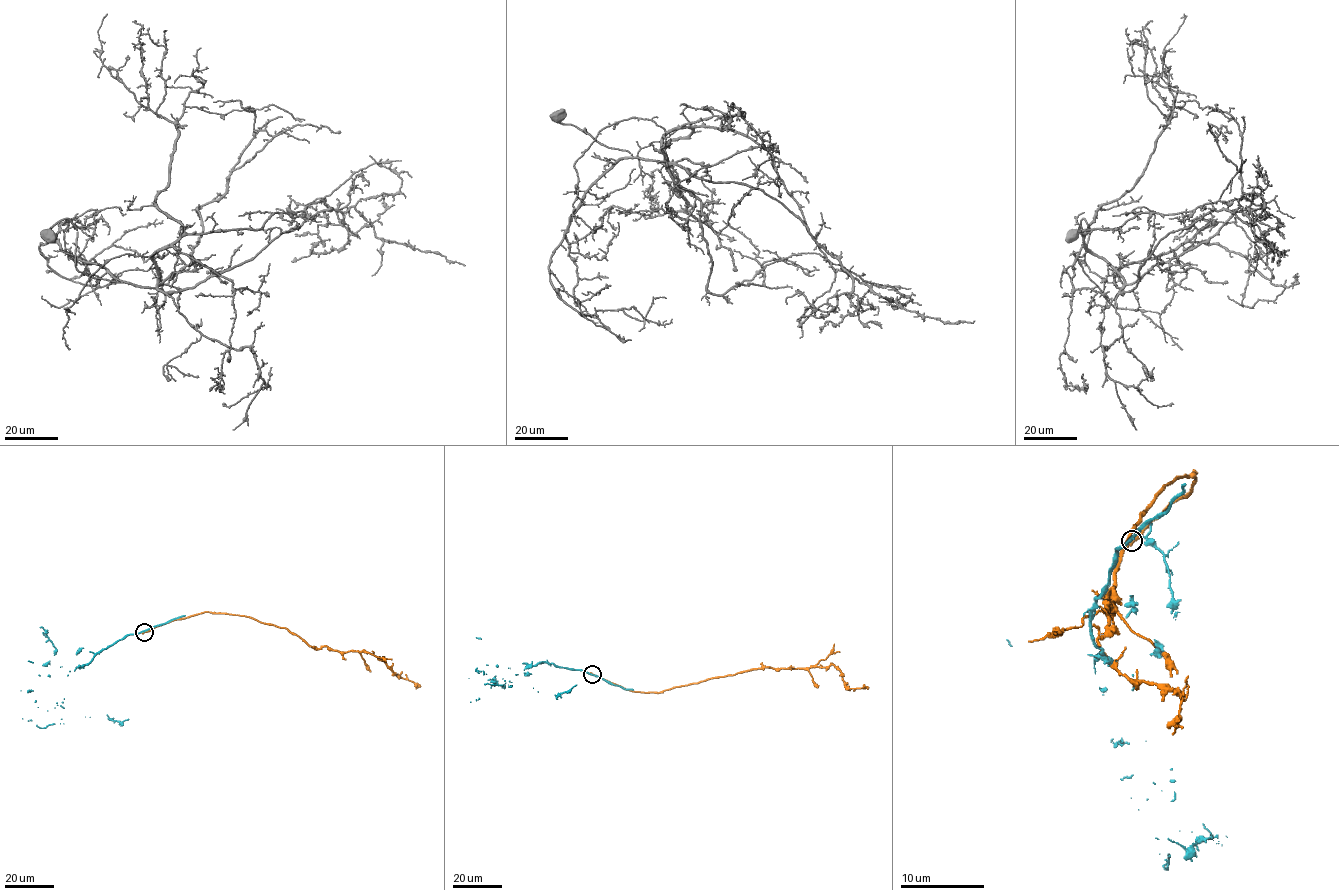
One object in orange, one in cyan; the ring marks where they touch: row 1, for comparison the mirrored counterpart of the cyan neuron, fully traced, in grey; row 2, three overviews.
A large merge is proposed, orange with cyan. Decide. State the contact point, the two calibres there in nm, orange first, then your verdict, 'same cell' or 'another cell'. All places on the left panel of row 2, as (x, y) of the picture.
(144, 632) | 480/240 nm | another cell

